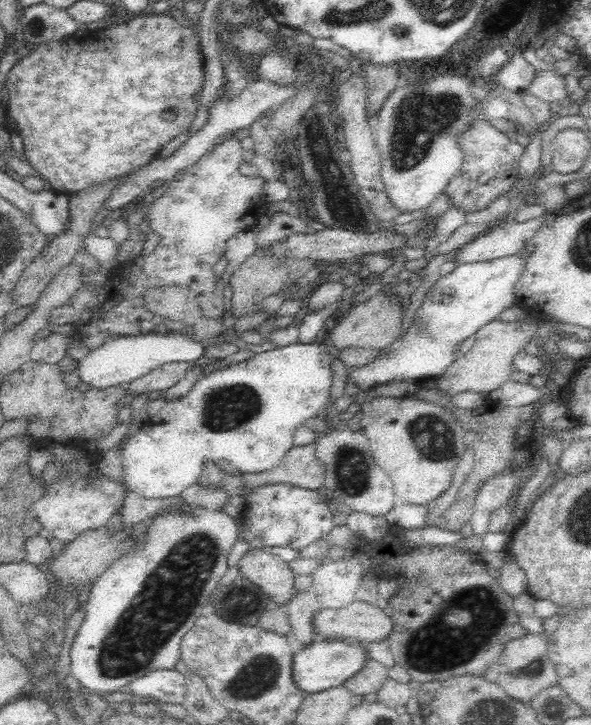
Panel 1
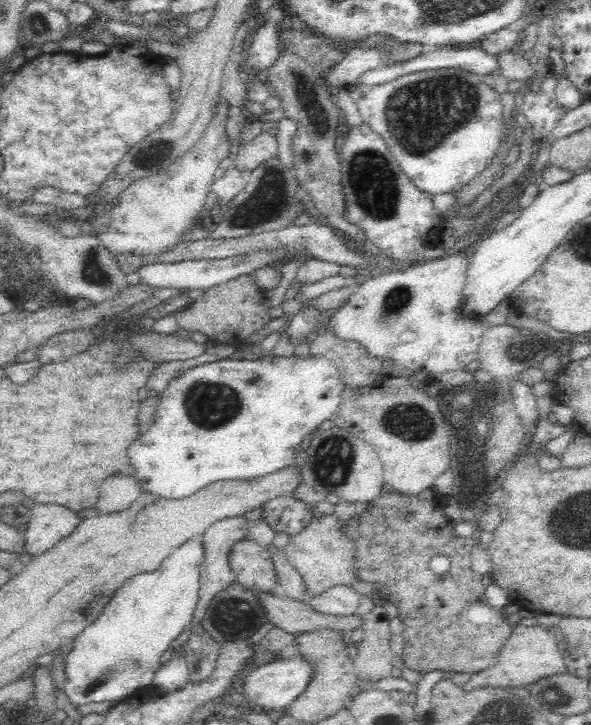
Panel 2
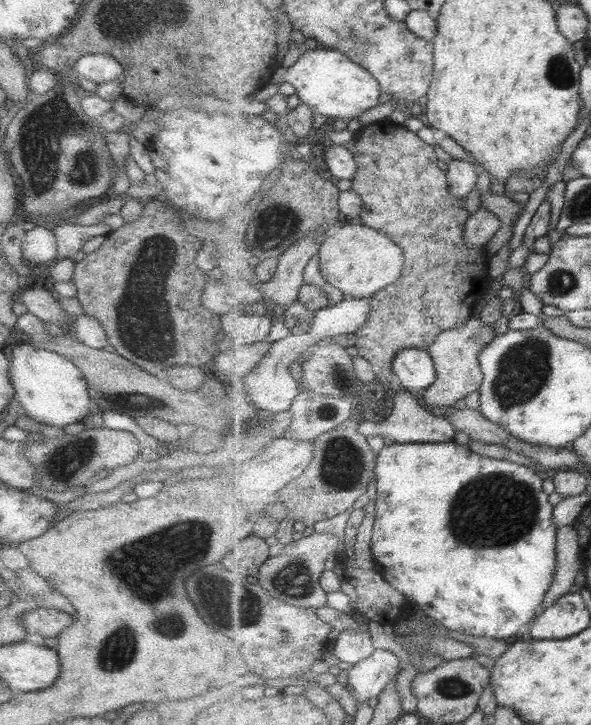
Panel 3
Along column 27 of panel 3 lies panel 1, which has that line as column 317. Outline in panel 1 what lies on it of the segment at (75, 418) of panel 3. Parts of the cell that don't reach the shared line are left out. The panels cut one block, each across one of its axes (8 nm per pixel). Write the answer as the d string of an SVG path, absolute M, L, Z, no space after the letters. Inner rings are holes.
M320 343L274 347L248 360L218 368L197 377L187 394L166 400L165 405L143 426L126 438L122 450L125 483L148 499L173 498L197 483L207 463L230 463L240 473L256 474L277 466L294 447L293 436L310 418L323 417L330 404L333 384L332 354Z

